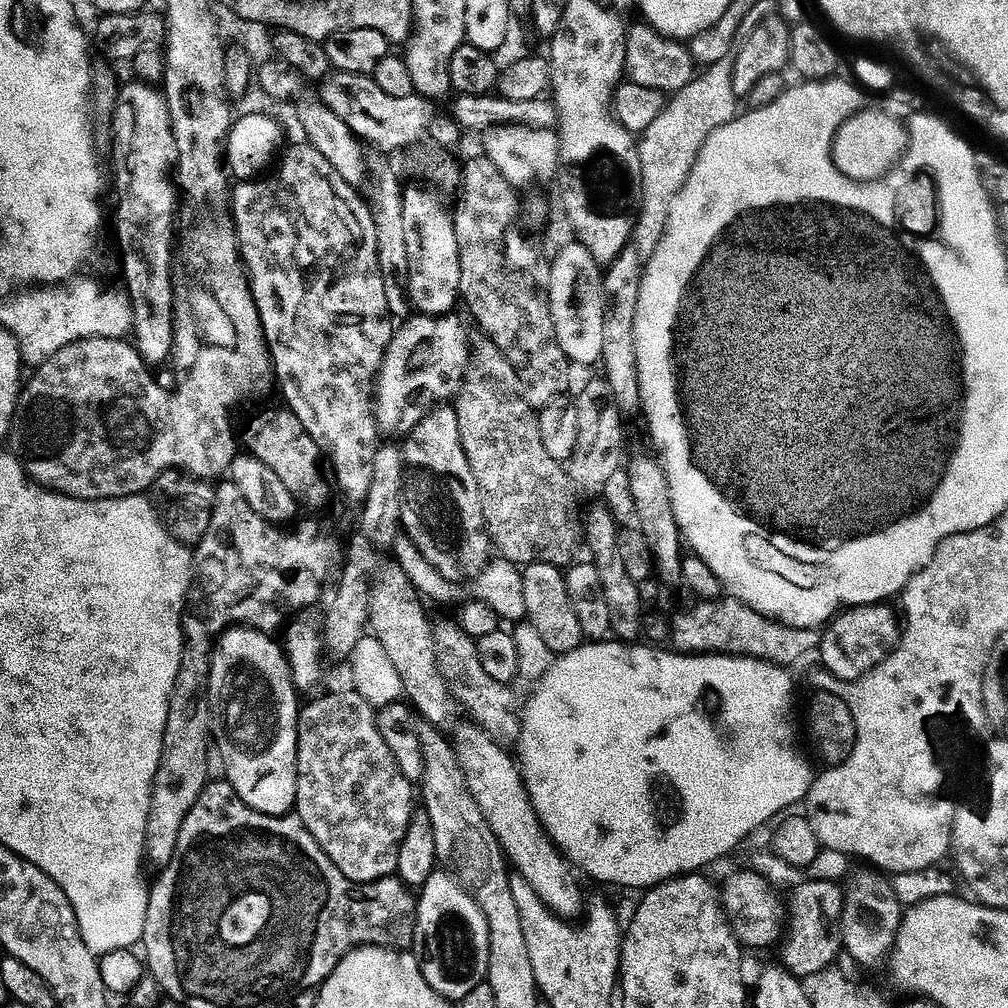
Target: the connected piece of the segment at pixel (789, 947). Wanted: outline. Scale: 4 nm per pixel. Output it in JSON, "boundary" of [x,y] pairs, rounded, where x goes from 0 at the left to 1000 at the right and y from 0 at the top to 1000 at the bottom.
{"boundary":[[[801,872],[798,877],[785,882],[781,890],[780,928],[777,959],[795,974],[805,973],[816,963],[824,961],[830,954],[831,933],[827,928],[827,907],[832,906],[837,896],[837,881],[827,874],[810,874]]]}

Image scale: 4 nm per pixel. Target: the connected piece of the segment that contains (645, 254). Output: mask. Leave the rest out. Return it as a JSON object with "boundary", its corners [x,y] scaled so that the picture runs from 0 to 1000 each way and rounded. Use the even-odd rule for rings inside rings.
{"boundary":[[[722,62],[699,66],[680,87],[670,92],[660,102],[657,113],[653,115],[634,136],[634,151],[636,155],[636,169],[633,172],[636,179],[636,202],[631,224],[626,234],[626,241],[631,251],[635,253],[636,259],[646,258],[649,248],[653,248],[653,240],[661,232],[661,220],[665,216],[665,204],[669,204],[669,196],[677,192],[681,181],[690,164],[692,153],[700,145],[704,133],[708,129],[719,127],[722,122],[730,118],[732,114],[732,97],[726,91],[726,64]]]}

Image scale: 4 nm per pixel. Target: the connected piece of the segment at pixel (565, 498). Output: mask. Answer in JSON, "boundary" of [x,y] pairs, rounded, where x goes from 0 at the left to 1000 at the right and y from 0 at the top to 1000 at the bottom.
{"boundary":[[[487,335],[479,336],[467,338],[468,366],[460,373],[460,386],[456,394],[451,394],[450,404],[454,411],[457,438],[479,492],[483,529],[491,547],[507,560],[548,560],[551,563],[563,564],[572,555],[571,539],[575,540],[577,536],[576,529],[571,529],[571,516],[567,513],[568,481],[563,475],[561,461],[542,450],[533,406],[526,404],[519,392],[509,384],[510,370],[506,359]]]}

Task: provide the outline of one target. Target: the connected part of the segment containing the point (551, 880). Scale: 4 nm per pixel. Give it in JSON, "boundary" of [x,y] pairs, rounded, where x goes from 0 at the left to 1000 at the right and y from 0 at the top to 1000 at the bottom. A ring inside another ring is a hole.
{"boundary":[[[471,716],[463,717],[454,719],[452,727],[447,727],[446,734],[451,741],[453,756],[461,768],[464,786],[477,804],[482,821],[488,824],[487,832],[494,838],[503,856],[507,860],[509,857],[516,864],[517,871],[528,880],[528,885],[532,888],[529,890],[535,896],[542,898],[556,912],[570,914],[570,909],[576,908],[575,883],[563,874],[564,858],[536,817],[513,755],[509,751],[507,754],[500,747],[503,746],[501,741],[493,738]]]}

